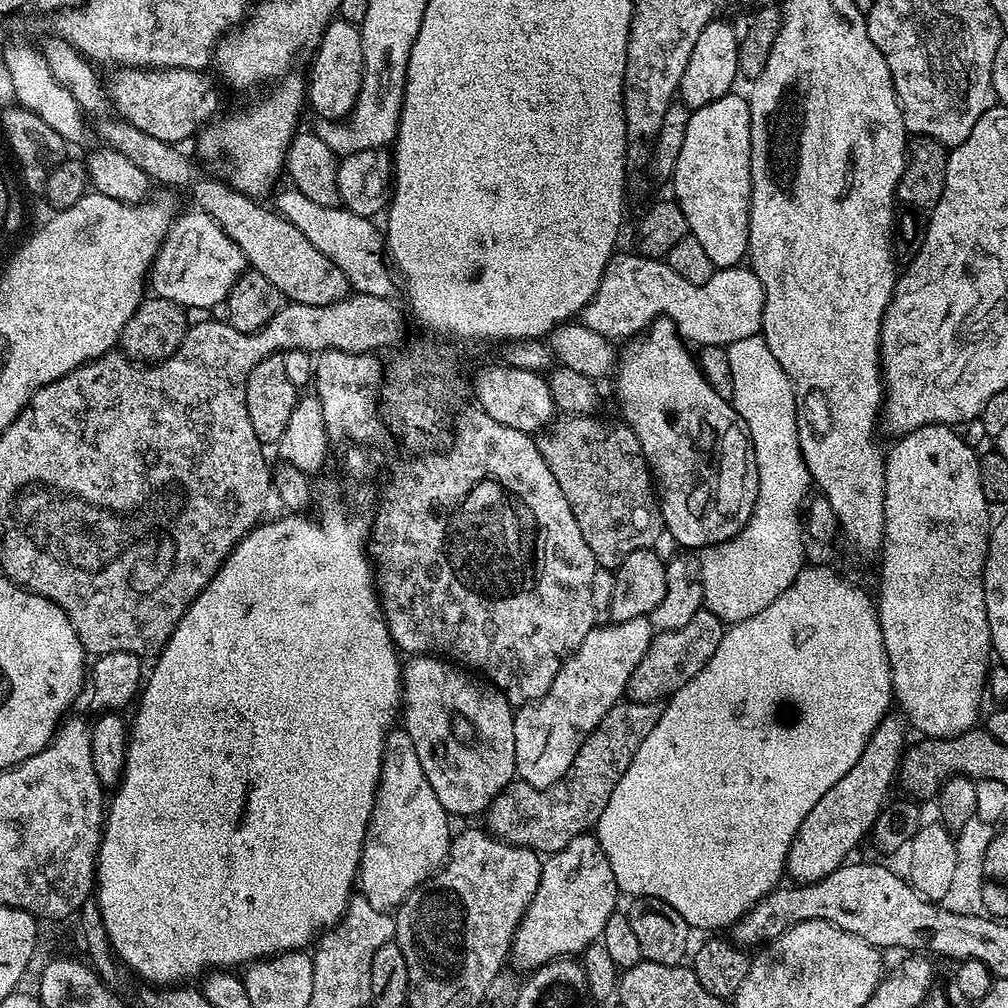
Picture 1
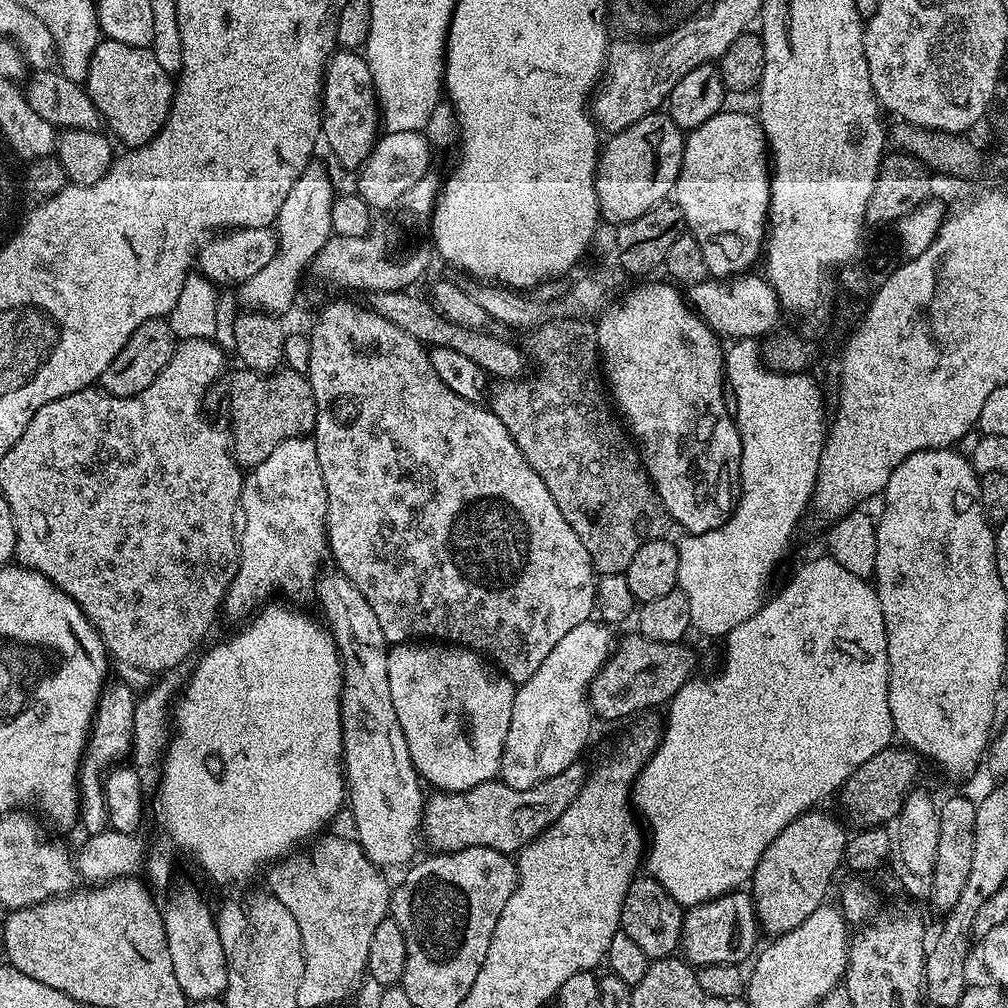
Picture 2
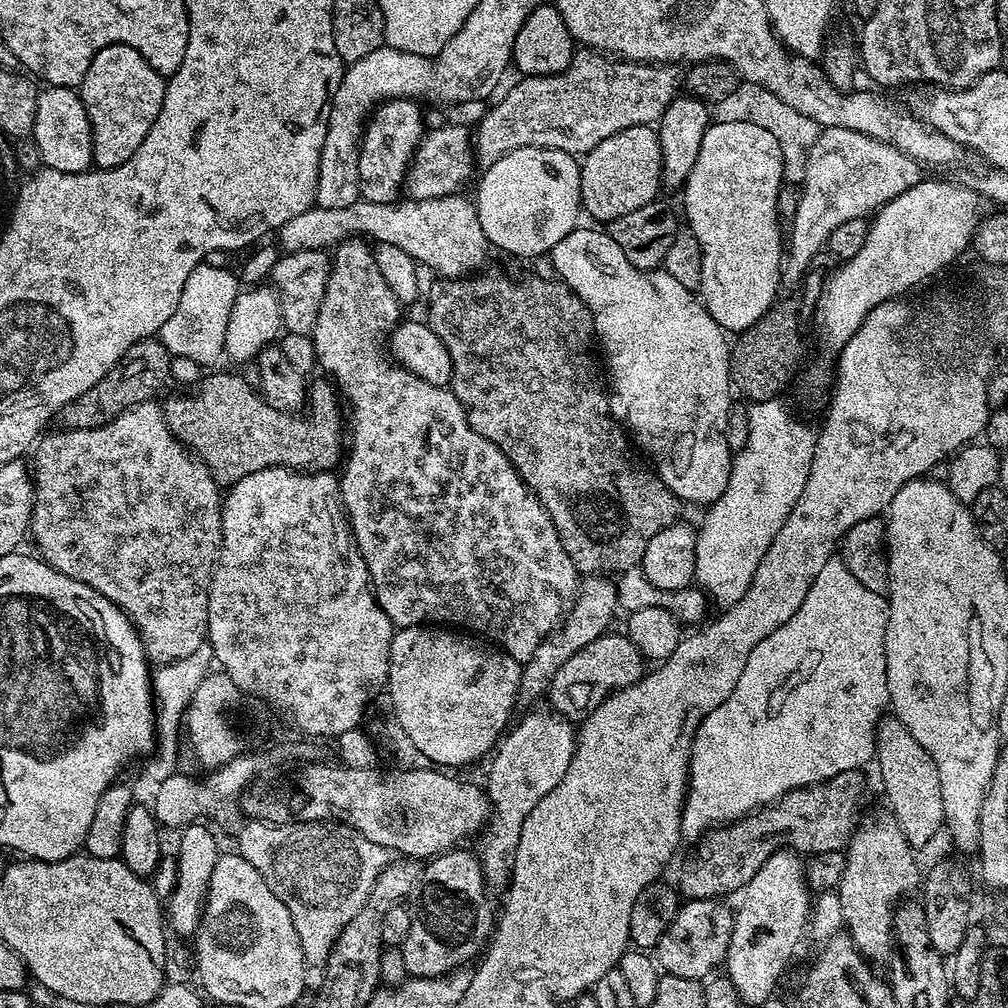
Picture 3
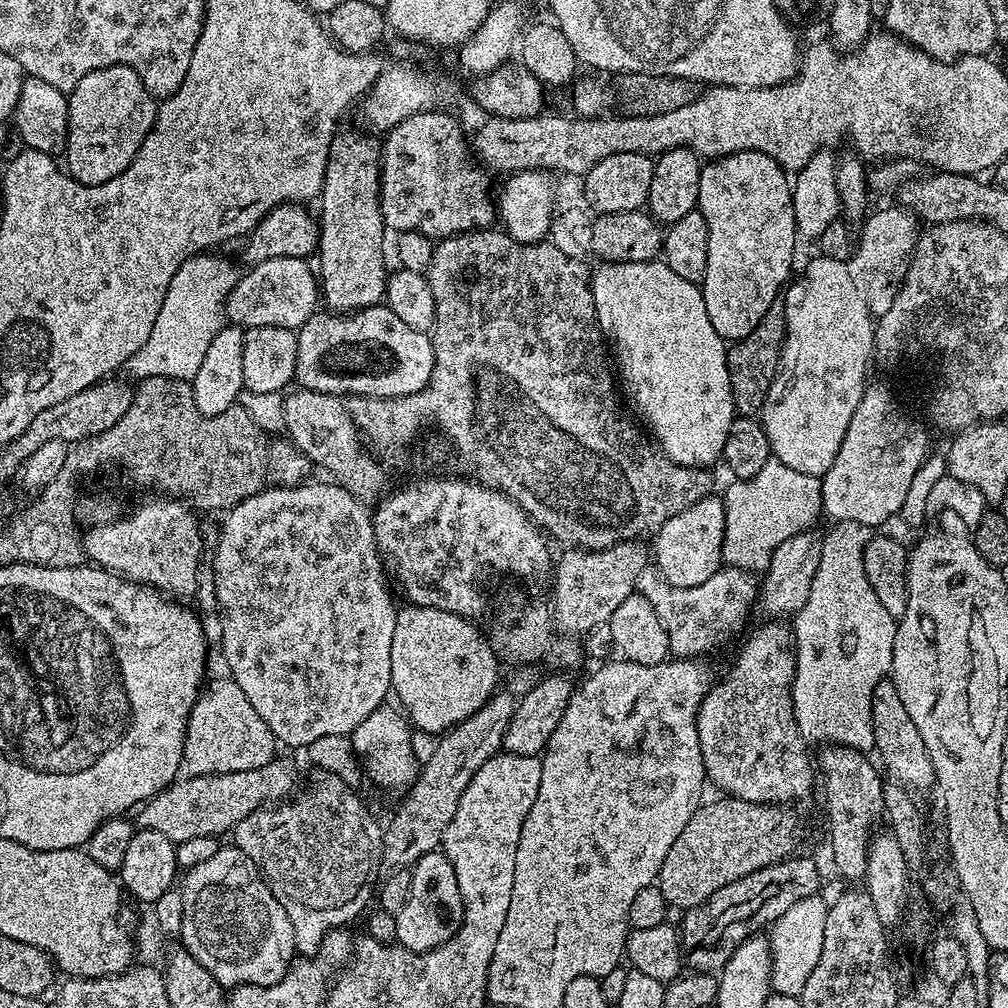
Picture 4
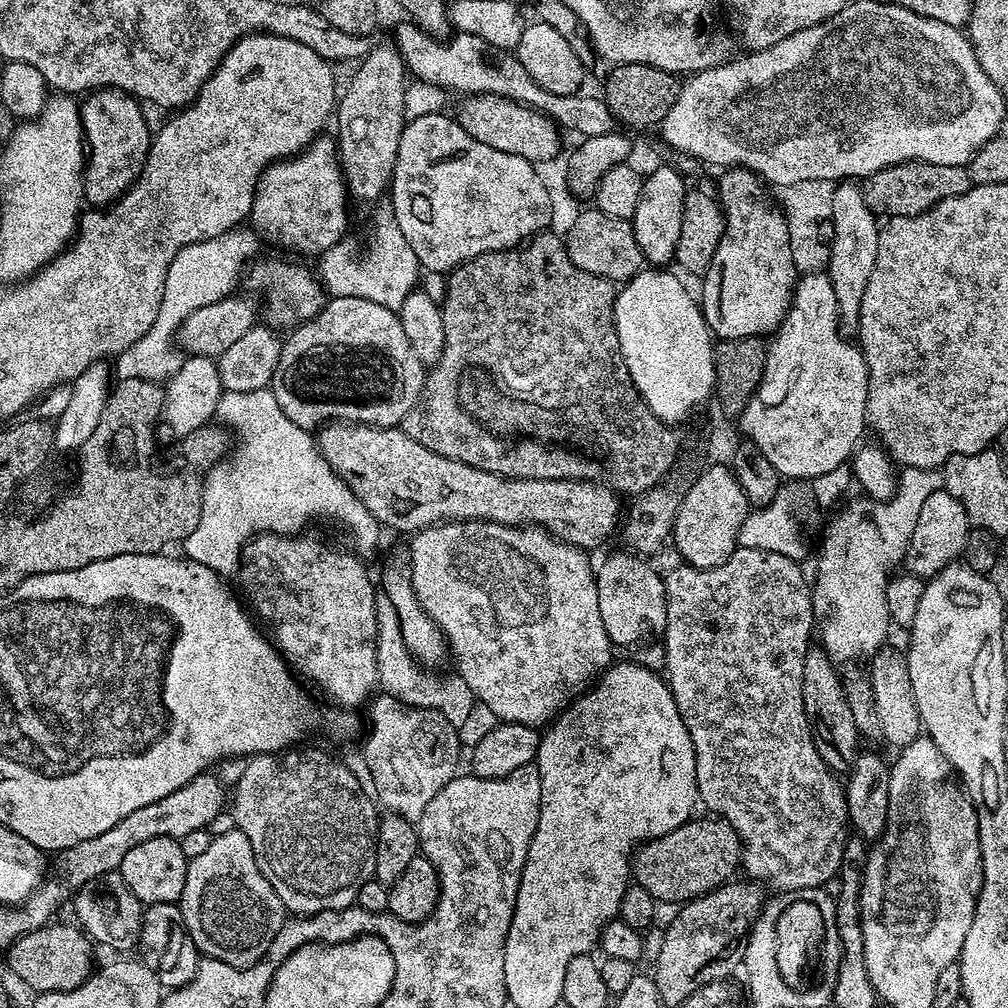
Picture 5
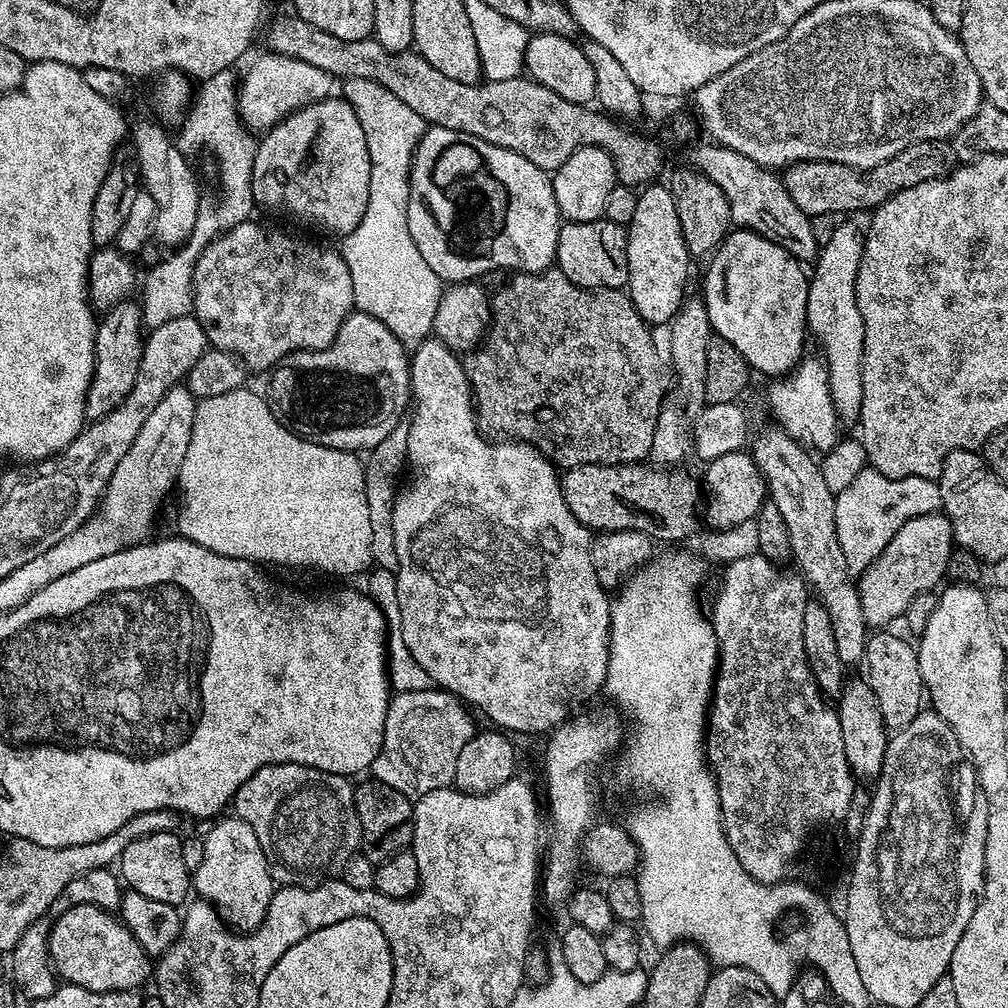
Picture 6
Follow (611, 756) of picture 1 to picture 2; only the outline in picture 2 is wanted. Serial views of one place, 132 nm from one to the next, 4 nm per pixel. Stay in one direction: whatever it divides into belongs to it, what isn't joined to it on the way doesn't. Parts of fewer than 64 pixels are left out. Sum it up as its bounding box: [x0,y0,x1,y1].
[423,762,586,854]

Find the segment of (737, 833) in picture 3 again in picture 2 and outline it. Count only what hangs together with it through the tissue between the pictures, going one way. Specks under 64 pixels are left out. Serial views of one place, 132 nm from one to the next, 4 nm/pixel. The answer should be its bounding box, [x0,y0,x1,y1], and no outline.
[838,747,921,830]

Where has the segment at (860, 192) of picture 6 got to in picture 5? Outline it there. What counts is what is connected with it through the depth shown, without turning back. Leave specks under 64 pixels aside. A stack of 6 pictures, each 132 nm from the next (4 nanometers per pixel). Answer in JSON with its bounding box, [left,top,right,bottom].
[863,160,973,218]

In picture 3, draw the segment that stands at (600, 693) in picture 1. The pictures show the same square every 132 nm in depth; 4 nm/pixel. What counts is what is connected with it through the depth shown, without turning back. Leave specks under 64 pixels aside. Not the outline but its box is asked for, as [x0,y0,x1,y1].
[478,710,576,889]

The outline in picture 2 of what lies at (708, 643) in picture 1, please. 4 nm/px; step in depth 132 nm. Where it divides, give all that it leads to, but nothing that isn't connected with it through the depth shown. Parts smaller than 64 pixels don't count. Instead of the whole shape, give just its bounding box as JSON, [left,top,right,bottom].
[588,634,696,721]

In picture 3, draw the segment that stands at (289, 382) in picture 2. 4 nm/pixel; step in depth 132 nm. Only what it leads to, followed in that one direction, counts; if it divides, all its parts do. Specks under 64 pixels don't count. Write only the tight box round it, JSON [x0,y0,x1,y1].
[162,370,346,486]

